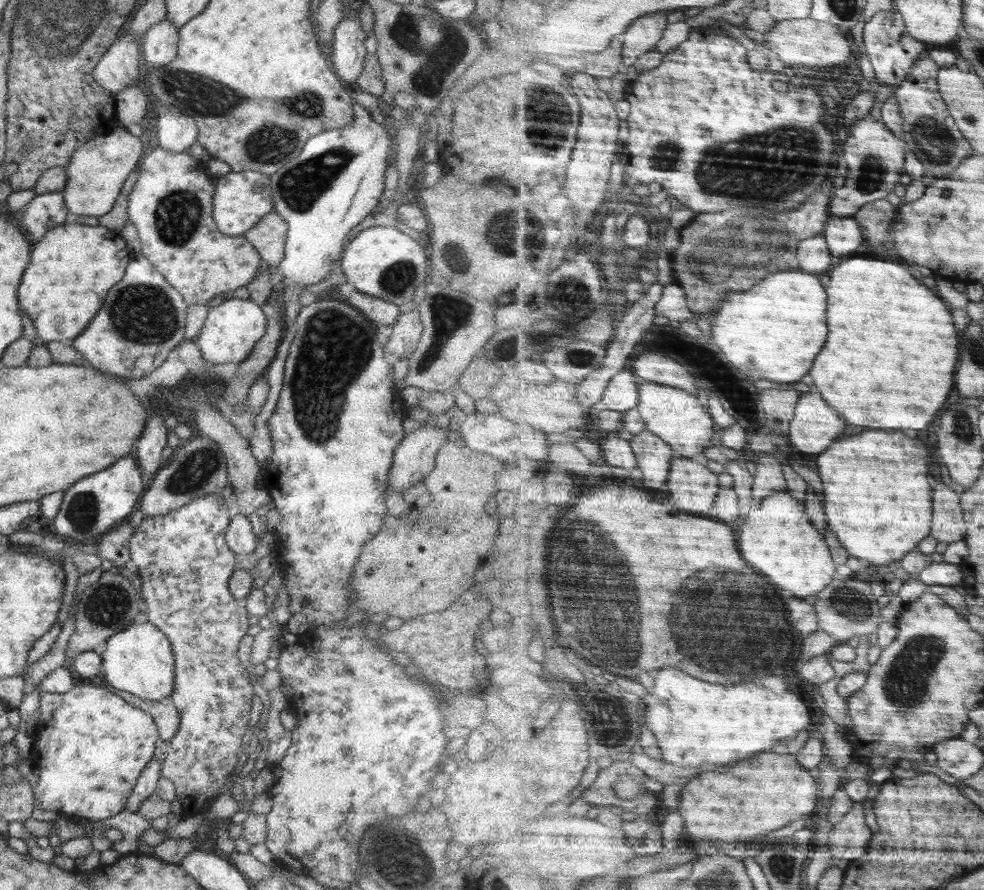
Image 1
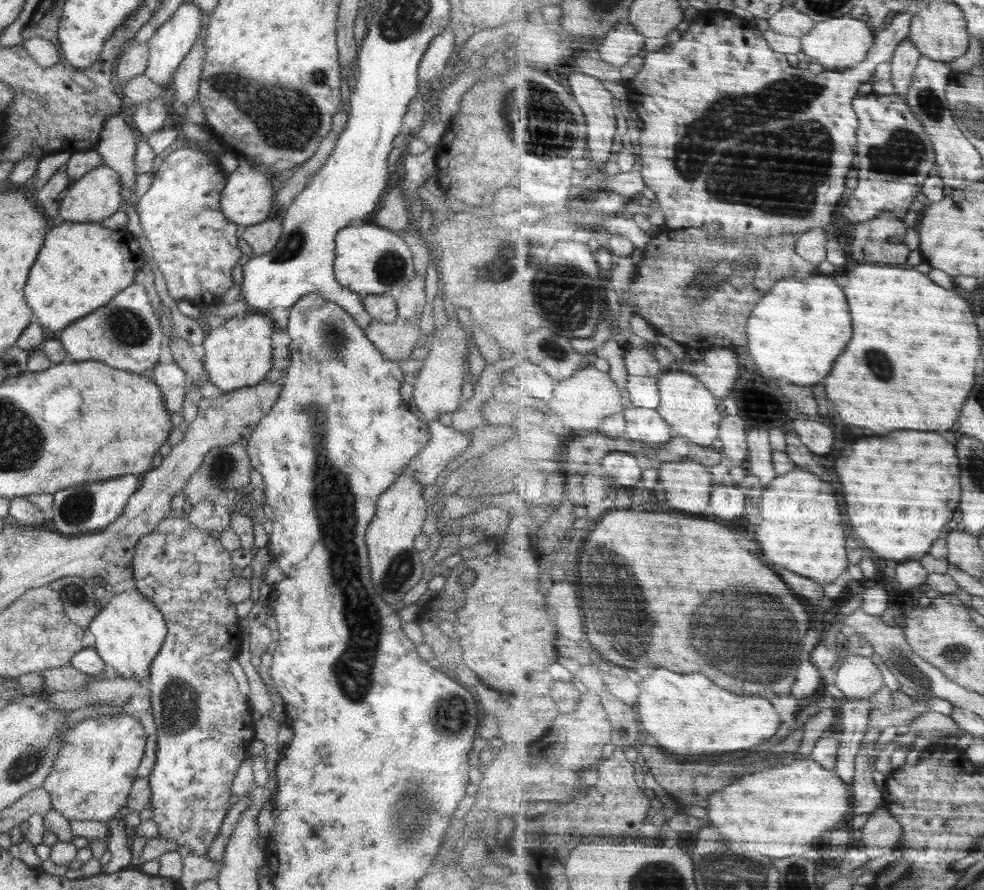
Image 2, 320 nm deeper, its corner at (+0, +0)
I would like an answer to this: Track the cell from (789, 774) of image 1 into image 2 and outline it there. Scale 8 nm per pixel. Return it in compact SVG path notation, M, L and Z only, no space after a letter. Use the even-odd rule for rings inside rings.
M810 757L742 778L734 786L726 786L726 790L714 792L708 808L707 817L712 816L734 854L748 858L766 856L774 862L776 858L806 854L828 830L849 822L854 812L854 796L840 775Z

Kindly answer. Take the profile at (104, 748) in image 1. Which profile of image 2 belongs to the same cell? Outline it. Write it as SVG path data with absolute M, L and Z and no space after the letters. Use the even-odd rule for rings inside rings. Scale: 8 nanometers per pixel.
M100 715L98 718L88 718L76 723L64 734L60 753L46 777L43 787L51 796L51 805L68 820L110 821L118 816L120 808L127 803L133 780L137 776L138 766L145 752L148 734L134 717L126 715Z

